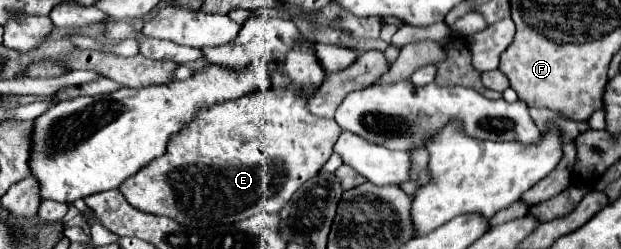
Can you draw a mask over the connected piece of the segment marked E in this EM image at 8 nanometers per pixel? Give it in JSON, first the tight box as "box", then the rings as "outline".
{"box":[119,36,341,226],"outline":[[[303,36],[303,40],[287,52],[283,62],[283,72],[291,80],[287,86],[263,92],[257,90],[255,94],[201,110],[183,134],[175,134],[175,138],[171,138],[171,146],[163,158],[147,164],[139,174],[133,174],[127,182],[123,182],[123,186],[119,186],[127,202],[149,214],[177,218],[183,226],[219,226],[245,220],[261,212],[279,212],[299,186],[325,166],[333,154],[333,144],[341,134],[341,128],[333,118],[319,118],[307,110],[309,98],[325,80],[325,70],[313,48],[315,42],[315,38]]]}

